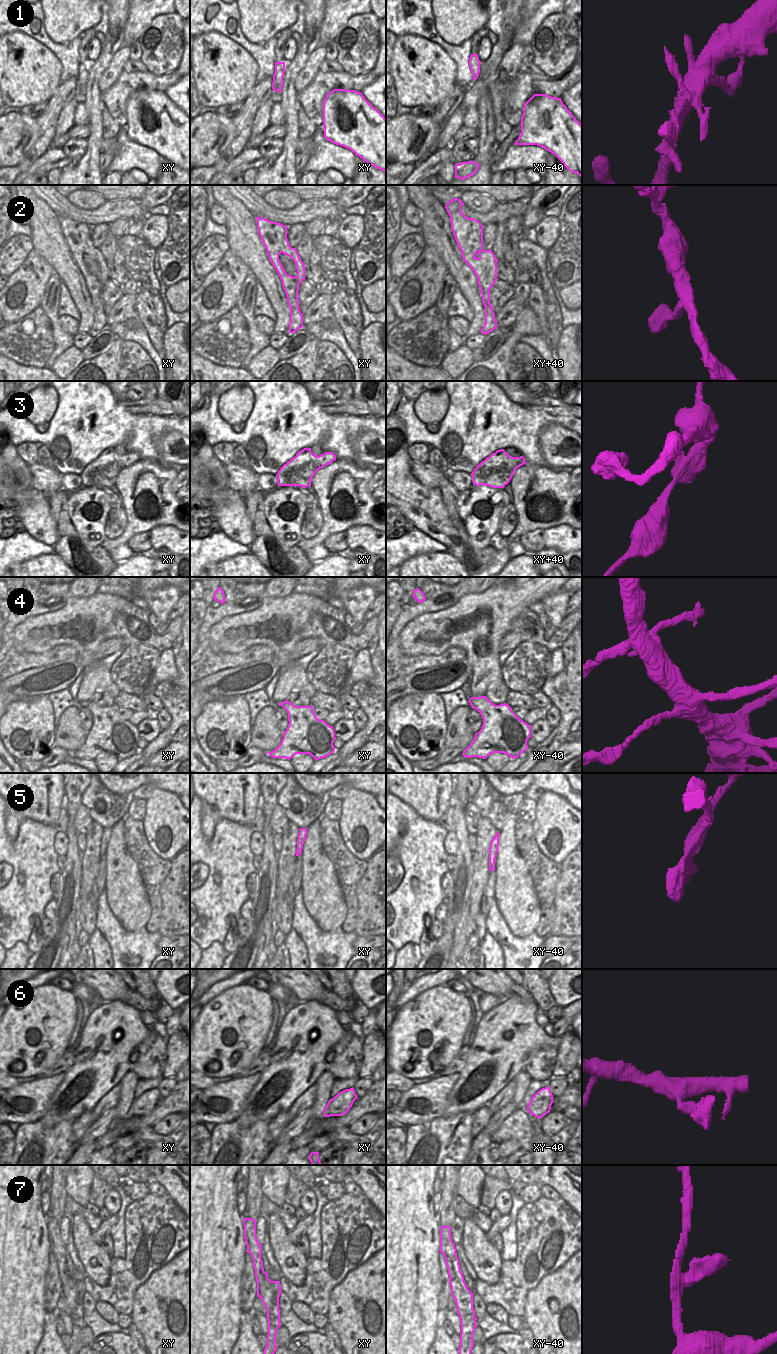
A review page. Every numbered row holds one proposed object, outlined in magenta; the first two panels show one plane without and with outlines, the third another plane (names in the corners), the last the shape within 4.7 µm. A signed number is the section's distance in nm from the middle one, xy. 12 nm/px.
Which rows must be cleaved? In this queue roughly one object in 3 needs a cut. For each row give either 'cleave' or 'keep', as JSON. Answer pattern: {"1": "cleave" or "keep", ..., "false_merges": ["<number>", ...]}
{"1": "keep", "2": "keep", "3": "cleave", "4": "keep", "5": "keep", "6": "keep", "7": "keep", "false_merges": ["3"]}

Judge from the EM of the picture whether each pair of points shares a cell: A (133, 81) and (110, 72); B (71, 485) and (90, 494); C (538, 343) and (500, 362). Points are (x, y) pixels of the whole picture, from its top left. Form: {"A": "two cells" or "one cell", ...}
{"A": "two cells", "B": "two cells", "C": "two cells"}

